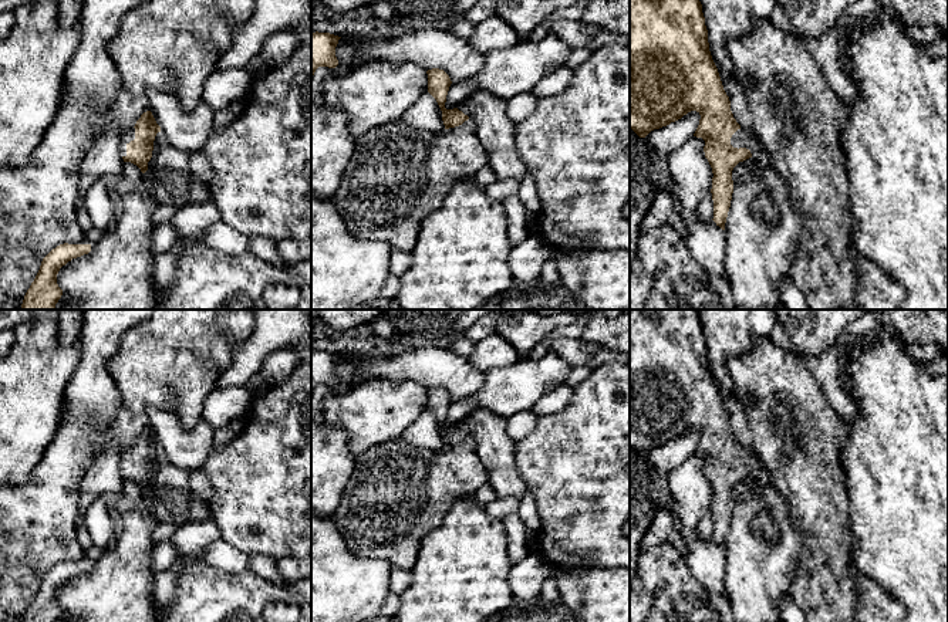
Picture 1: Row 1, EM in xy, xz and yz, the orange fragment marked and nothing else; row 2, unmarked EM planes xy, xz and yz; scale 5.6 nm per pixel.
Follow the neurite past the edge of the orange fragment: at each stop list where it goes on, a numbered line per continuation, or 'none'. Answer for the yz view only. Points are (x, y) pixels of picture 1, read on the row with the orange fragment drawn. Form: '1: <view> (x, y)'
1: yz (739, 139)

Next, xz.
1: xz (496, 132)

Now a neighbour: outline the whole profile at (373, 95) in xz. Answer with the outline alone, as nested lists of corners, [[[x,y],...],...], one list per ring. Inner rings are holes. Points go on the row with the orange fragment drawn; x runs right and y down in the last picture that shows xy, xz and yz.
[[[411,62],[360,65],[323,84],[323,101],[347,114],[354,139],[399,121],[426,92],[426,70]]]

